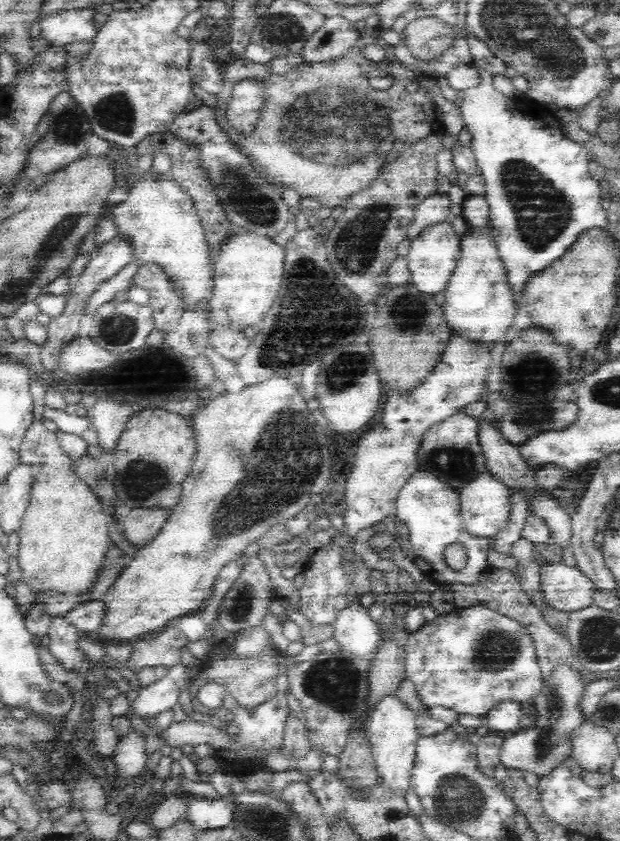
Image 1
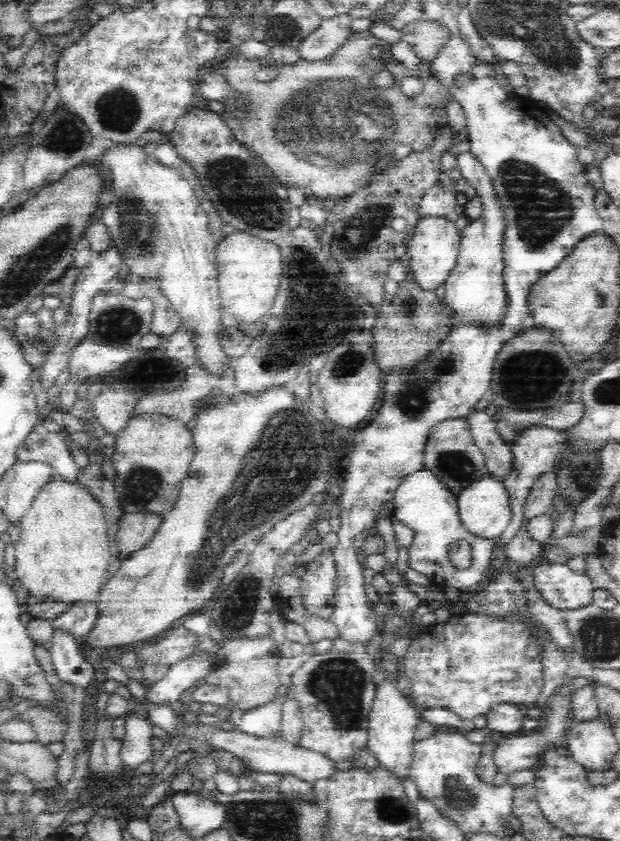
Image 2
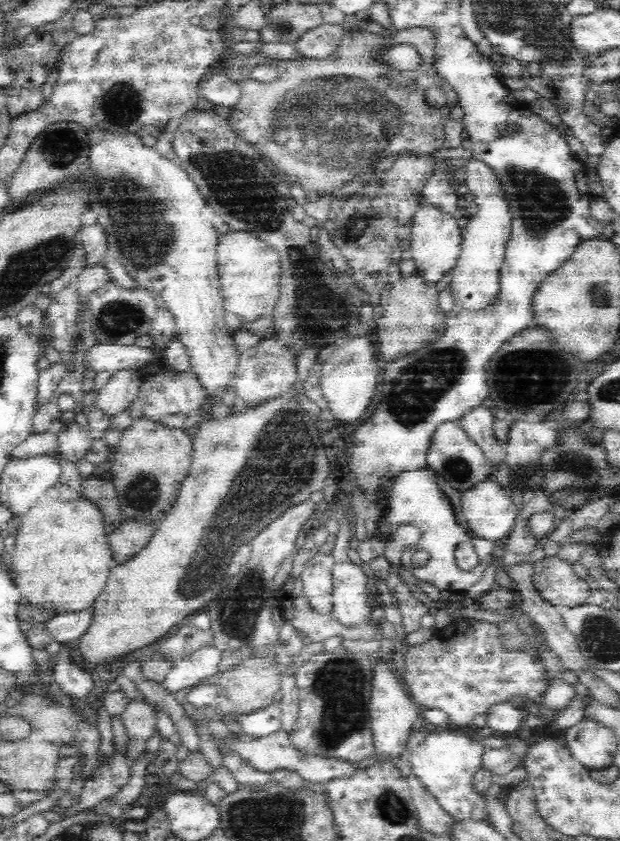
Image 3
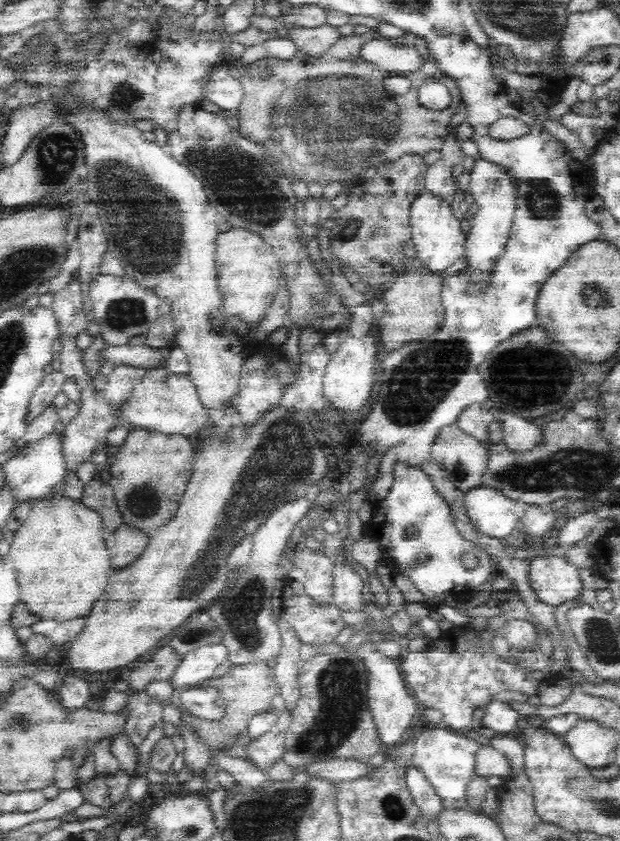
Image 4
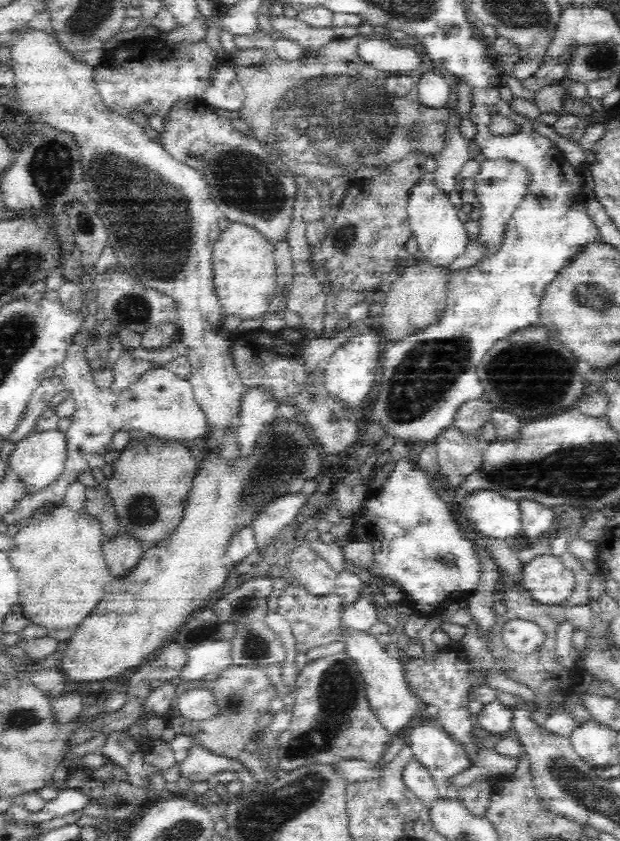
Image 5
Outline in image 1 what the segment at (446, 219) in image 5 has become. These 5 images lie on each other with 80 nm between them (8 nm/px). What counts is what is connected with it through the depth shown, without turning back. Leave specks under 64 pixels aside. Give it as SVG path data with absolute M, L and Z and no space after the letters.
M451 221L426 225L418 236L411 239L407 254L408 269L411 273L410 284L420 292L436 295L445 289L452 272L456 269L461 251L461 237L452 229Z

